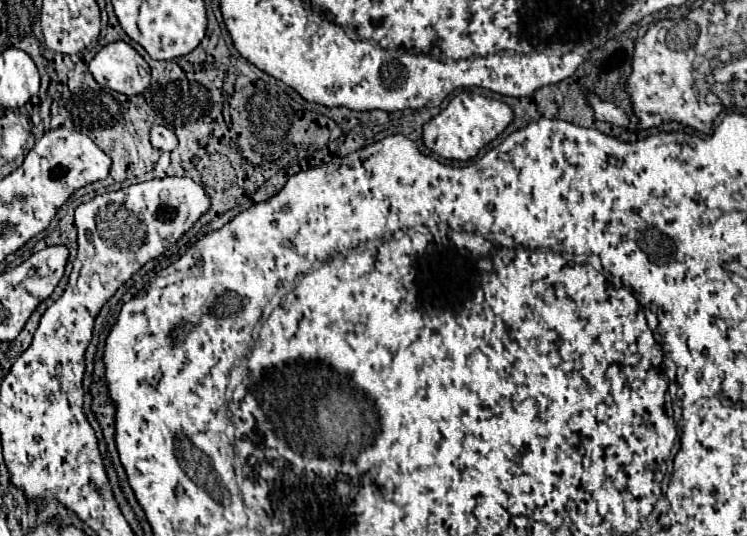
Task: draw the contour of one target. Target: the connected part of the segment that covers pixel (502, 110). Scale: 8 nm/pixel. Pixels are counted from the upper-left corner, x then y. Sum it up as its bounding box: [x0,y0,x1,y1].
[423,91,513,161]

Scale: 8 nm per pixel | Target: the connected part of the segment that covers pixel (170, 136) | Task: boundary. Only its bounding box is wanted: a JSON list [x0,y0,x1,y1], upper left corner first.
[151,125,177,151]

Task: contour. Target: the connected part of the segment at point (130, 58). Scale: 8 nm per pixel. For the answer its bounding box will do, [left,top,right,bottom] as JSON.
[89,41,149,95]

